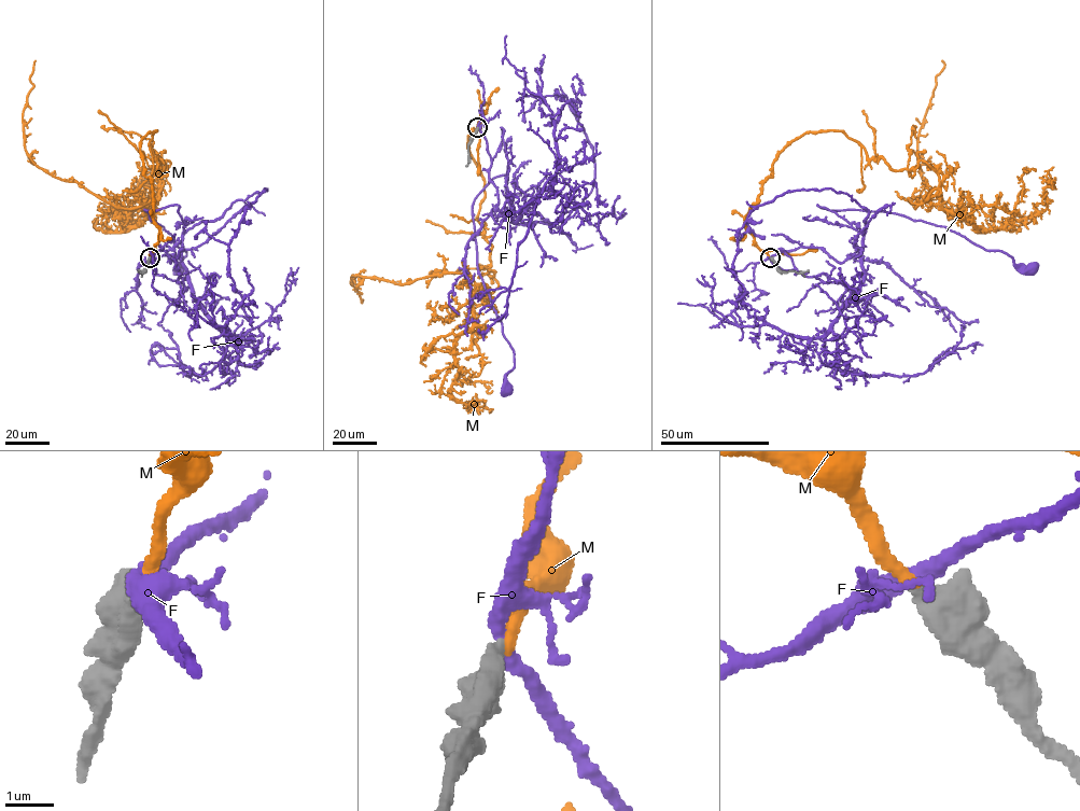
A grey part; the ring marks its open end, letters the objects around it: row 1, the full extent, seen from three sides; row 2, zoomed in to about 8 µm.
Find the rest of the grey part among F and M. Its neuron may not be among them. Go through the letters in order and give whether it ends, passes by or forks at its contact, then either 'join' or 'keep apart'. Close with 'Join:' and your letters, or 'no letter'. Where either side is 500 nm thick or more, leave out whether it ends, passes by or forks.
F: keep apart
M: join
Join: M

